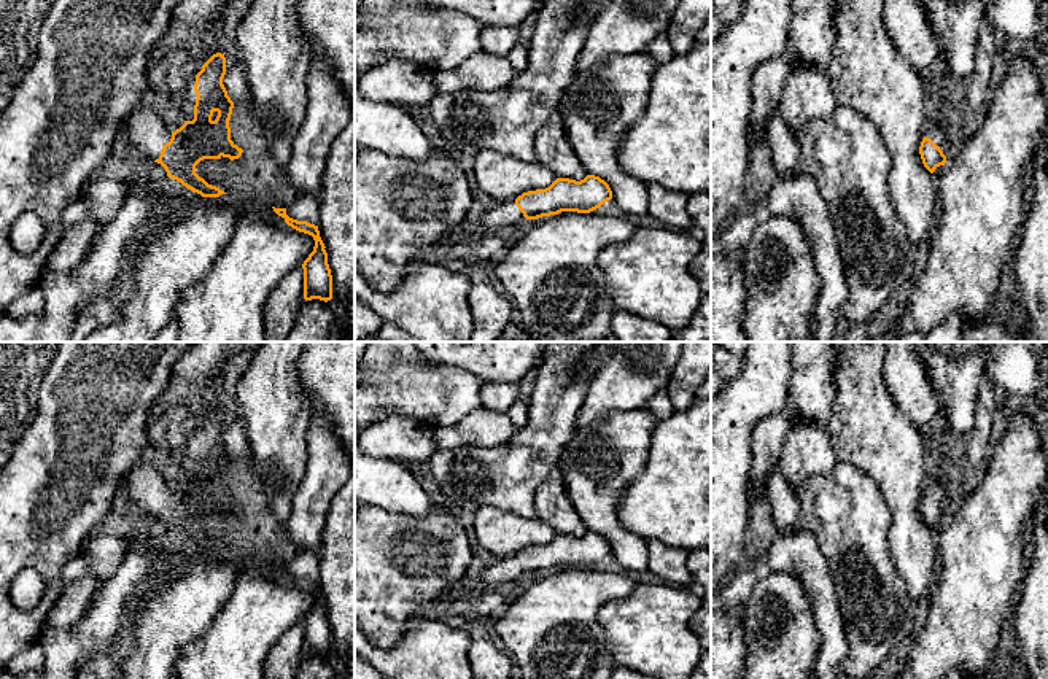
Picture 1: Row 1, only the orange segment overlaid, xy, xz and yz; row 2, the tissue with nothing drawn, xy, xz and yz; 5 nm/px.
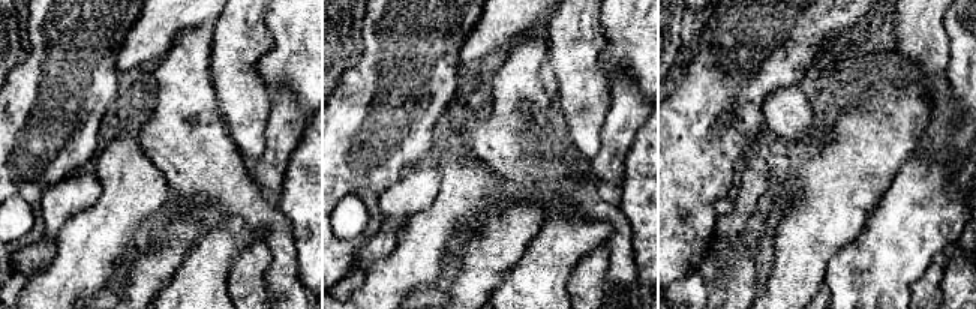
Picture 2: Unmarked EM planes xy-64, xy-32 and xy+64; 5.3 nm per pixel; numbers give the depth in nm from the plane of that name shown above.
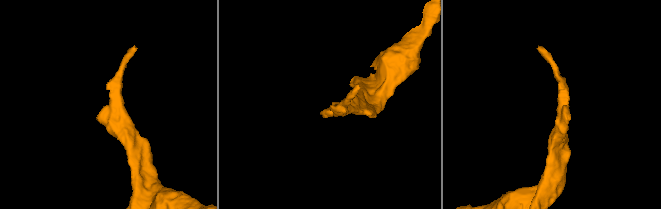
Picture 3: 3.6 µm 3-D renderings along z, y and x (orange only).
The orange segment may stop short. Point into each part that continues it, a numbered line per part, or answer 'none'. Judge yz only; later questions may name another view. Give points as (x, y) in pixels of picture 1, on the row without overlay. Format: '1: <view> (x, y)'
1: yz (939, 490)

